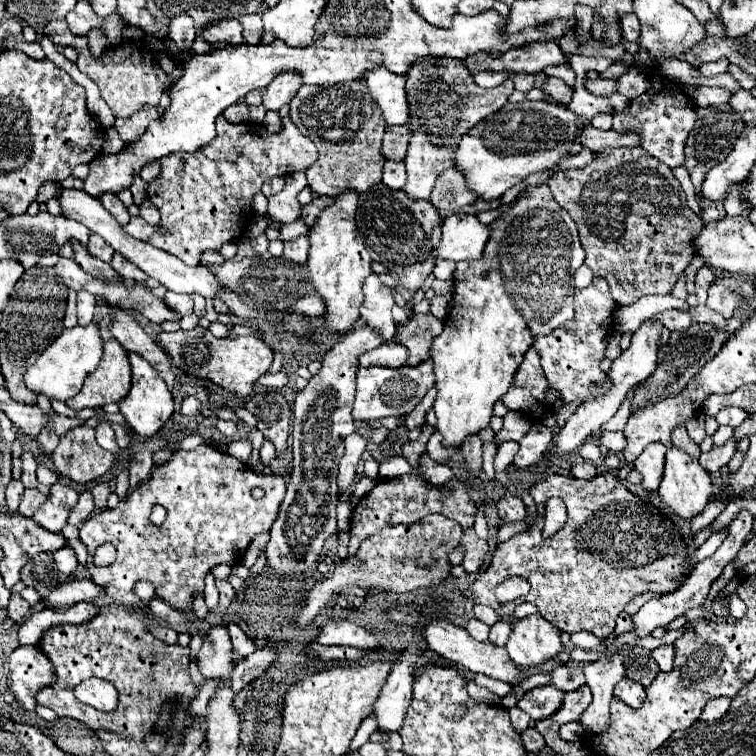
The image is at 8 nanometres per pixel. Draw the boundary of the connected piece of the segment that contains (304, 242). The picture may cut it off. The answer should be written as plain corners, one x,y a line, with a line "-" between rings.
297,237
293,241
285,241
283,255
295,263
305,263
309,253
309,239
307,237

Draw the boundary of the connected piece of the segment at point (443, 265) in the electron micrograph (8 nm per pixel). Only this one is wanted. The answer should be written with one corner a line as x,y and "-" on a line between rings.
436,260
435,277
437,279
451,279
455,271
456,264
449,260

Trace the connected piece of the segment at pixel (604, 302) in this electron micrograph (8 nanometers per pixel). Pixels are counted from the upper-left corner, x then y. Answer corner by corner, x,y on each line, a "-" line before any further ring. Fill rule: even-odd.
593,279
593,283
581,291
575,293
575,317
567,321
563,327
555,329
551,335
537,337
533,347
541,353
541,365
545,371
545,377
553,389
557,389
565,403
573,399
595,399
601,397
609,385
605,373
599,369
599,363
603,359
603,351
607,347
607,335
609,327
613,323
613,311
615,301
611,297
609,285
605,279

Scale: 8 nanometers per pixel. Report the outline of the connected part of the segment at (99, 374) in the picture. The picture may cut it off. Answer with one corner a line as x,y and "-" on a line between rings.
107,313
107,321
99,323
101,329
101,337
103,337
103,343
105,343
105,351
103,351
103,357
101,357
101,363
99,367
85,379
83,383
83,389
71,397
67,401
67,405
73,409
73,411
79,411
79,409
85,409
85,407
91,407
91,409
99,409
107,403
119,403
127,393
129,393
129,383
131,383
131,365
129,365
129,357
127,357
127,351
121,347
121,343
113,337
113,333
109,333
109,325
111,325
111,313

